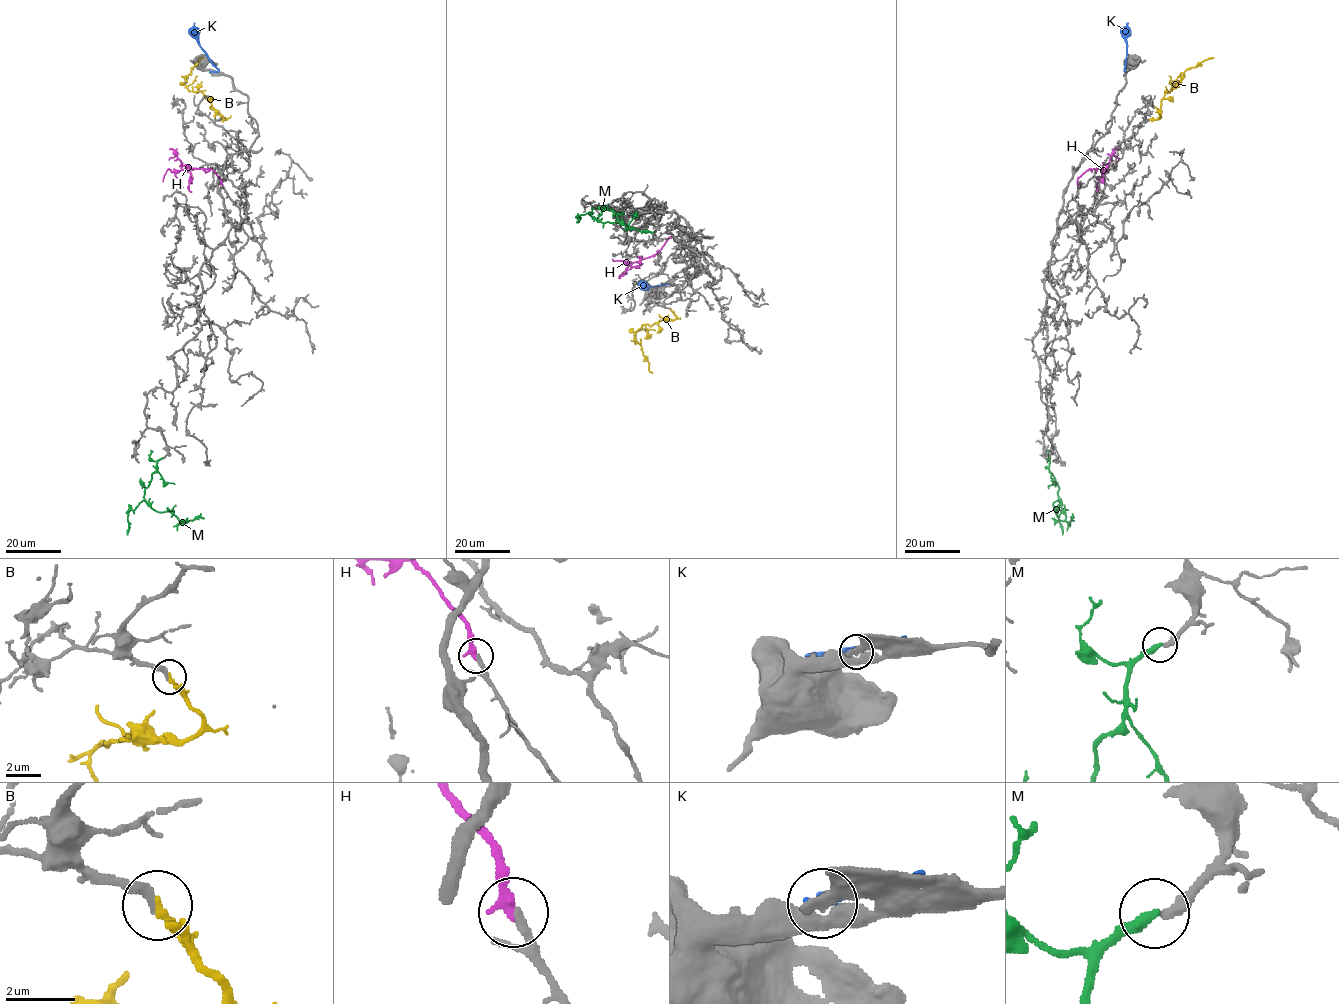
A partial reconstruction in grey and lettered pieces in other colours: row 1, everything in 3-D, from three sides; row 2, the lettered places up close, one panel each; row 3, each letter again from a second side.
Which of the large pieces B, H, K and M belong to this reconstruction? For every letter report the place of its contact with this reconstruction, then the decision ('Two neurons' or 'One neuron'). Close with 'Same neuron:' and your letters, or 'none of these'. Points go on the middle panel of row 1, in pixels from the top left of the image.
B: Touches grey at (671, 310). One neuron
H: Touches grey at (671, 237). One neuron
K: Touches grey at (660, 285). Two neurons
M: Touches grey at (611, 209). One neuron
Same neuron: B, H, M

